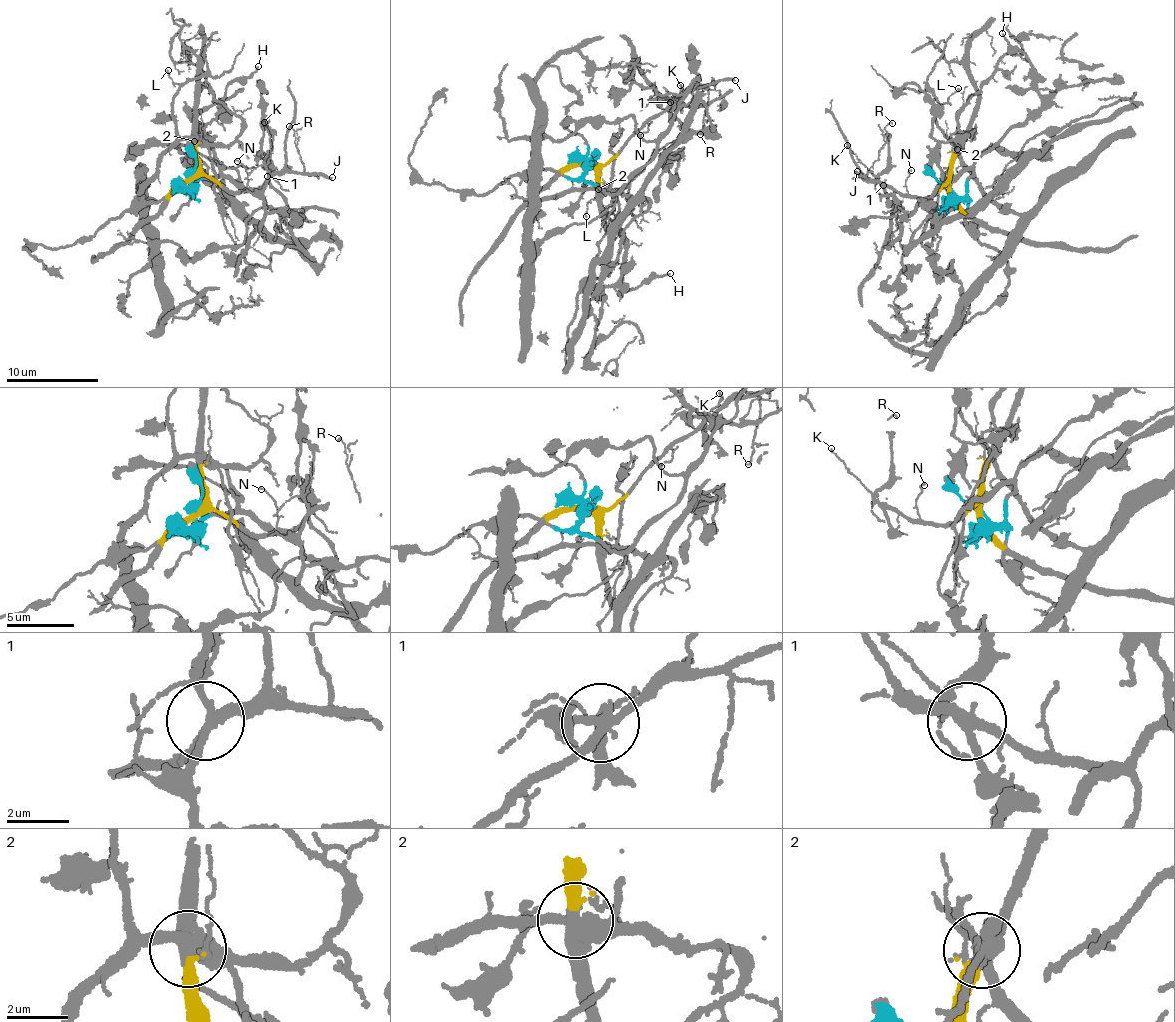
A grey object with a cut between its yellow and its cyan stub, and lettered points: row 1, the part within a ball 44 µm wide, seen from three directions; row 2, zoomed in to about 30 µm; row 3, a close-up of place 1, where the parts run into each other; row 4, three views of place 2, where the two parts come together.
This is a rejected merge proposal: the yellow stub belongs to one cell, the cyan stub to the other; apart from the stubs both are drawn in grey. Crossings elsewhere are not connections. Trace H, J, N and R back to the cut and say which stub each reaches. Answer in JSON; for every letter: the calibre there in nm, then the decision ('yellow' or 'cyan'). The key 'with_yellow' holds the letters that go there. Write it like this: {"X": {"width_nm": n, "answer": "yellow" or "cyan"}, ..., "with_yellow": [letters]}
{"H": {"width_nm": 150, "answer": "cyan"}, "J": {"width_nm": 220, "answer": "yellow"}, "N": {"width_nm": 110, "answer": "yellow"}, "R": {"width_nm": 100, "answer": "yellow"}, "with_yellow": ["J", "N", "R"]}

